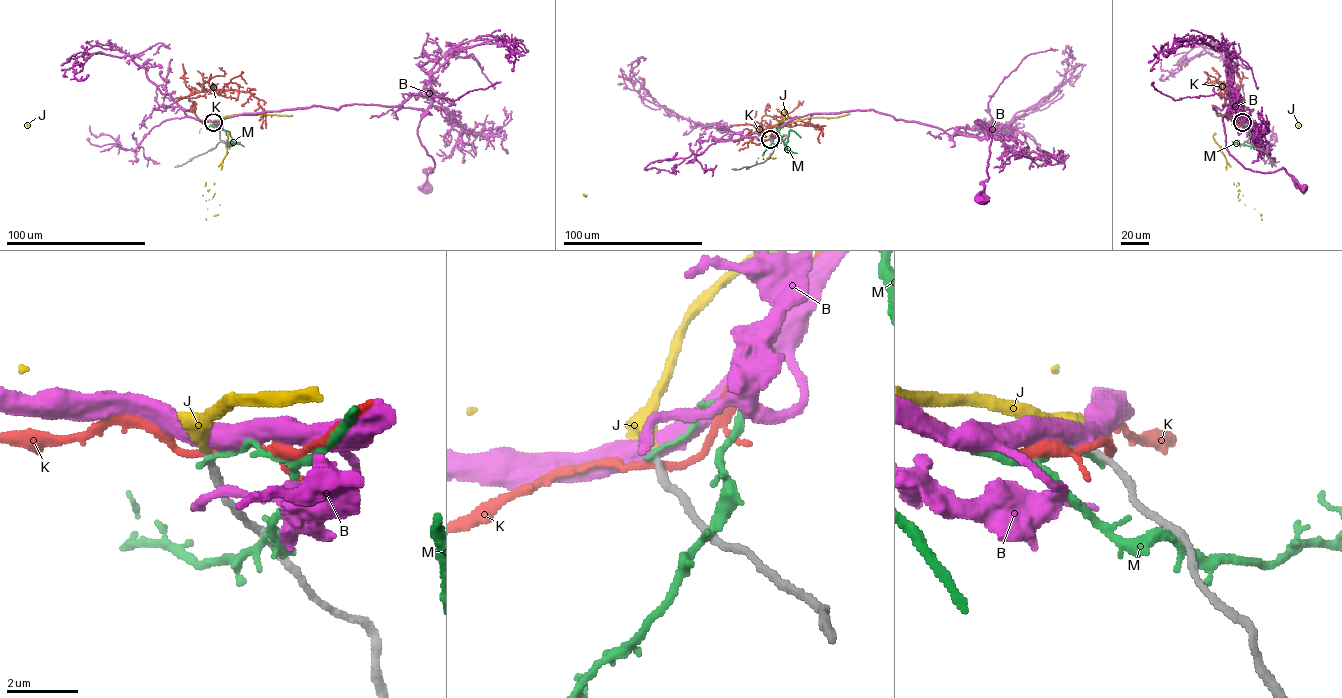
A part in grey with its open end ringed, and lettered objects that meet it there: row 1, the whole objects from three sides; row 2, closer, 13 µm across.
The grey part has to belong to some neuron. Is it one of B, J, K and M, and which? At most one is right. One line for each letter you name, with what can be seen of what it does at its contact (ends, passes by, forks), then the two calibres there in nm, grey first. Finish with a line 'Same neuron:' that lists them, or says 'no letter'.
J: It ends there. Thickness 180 nm (grey) against 320 nm
Same neuron: J

